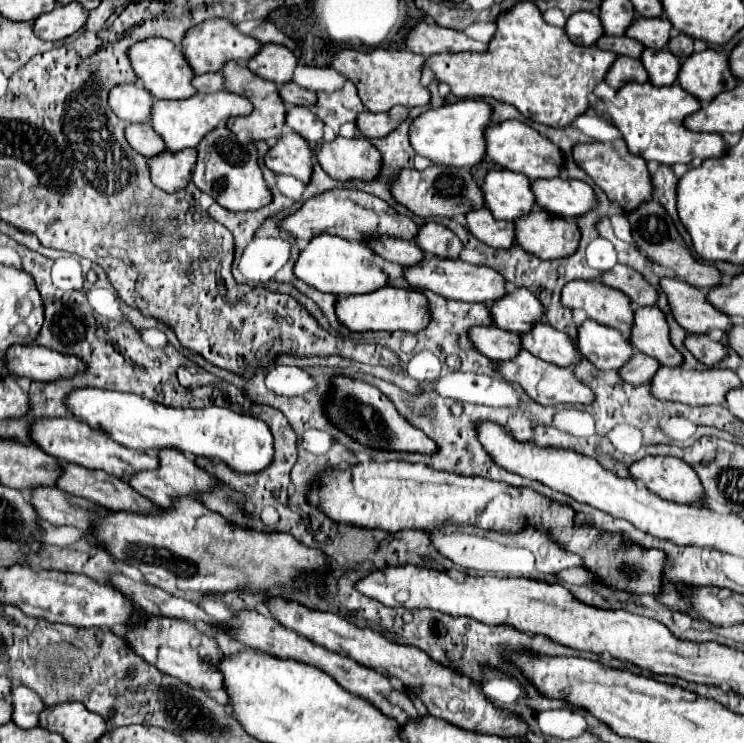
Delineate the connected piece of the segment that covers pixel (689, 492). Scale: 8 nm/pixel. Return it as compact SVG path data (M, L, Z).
M643 456L629 466L629 476L671 502L699 504L703 496L695 470L673 456Z

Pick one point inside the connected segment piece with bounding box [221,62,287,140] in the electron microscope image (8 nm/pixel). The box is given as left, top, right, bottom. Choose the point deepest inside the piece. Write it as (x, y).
(267, 121)

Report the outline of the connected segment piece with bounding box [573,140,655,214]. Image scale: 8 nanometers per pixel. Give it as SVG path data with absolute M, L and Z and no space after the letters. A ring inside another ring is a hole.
M625 140L579 144L573 148L573 156L575 162L591 176L591 180L607 192L609 200L617 202L627 214L637 210L641 204L653 200L655 188L651 186L651 174L647 170L647 162L641 156L627 152Z

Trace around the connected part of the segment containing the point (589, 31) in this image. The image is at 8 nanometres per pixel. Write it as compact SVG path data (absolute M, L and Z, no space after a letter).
M575 12L565 26L565 32L575 44L581 46L593 46L599 36L603 36L603 26L599 24L599 18L593 12Z

